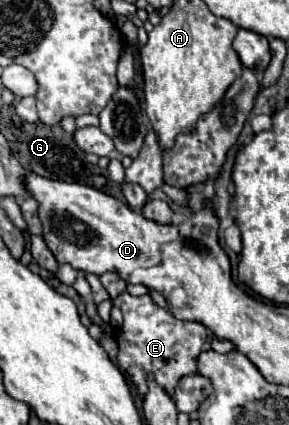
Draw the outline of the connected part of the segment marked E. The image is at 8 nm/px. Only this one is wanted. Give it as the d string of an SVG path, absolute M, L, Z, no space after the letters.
M125 292L117 296L113 304L121 308L123 320L125 320L119 332L119 340L117 340L119 368L131 374L141 396L147 392L145 378L151 372L155 374L157 384L163 386L167 394L173 394L173 388L181 376L197 372L197 356L207 338L207 328L201 322L189 322L189 320L175 318L169 310L155 306L149 294L141 298L133 298L131 294Z

